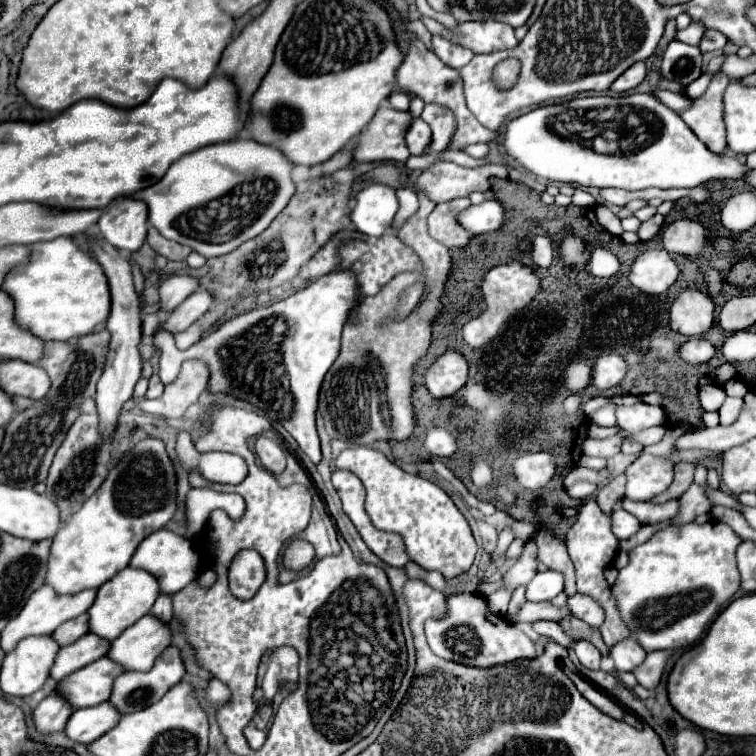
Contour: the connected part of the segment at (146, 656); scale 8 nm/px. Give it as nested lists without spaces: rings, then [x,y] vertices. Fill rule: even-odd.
[[[146,615],[112,641],[108,657],[132,671],[152,669],[156,657],[170,645],[172,627],[154,615]]]

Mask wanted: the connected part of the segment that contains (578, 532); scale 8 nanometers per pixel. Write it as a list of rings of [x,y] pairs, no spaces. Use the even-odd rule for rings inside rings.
[[[590,501],[590,503],[586,503],[586,505],[580,507],[576,523],[566,533],[566,545],[568,545],[570,559],[572,559],[572,563],[576,567],[578,593],[596,599],[600,603],[600,607],[604,609],[604,613],[606,613],[606,619],[604,619],[602,627],[600,627],[600,633],[602,633],[604,643],[610,647],[610,645],[616,645],[618,641],[630,637],[630,631],[626,629],[624,621],[618,615],[614,597],[610,593],[610,585],[604,579],[604,567],[610,565],[614,561],[616,553],[618,553],[618,539],[612,537],[612,531],[610,531],[610,515],[602,513],[596,501]]]

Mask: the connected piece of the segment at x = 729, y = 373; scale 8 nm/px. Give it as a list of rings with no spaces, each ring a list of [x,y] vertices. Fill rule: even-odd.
[[[724,363],[722,367],[718,367],[712,375],[710,375],[716,383],[726,383],[726,381],[730,381],[732,377],[736,377],[736,369],[734,369],[734,365],[730,365],[730,363]]]

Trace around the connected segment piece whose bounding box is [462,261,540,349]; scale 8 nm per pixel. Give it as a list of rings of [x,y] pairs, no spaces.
[[[512,261],[488,271],[482,281],[481,290],[486,302],[486,309],[482,311],[482,315],[478,315],[476,319],[468,321],[468,323],[464,325],[464,331],[462,331],[464,341],[466,341],[472,349],[480,349],[480,347],[488,345],[492,339],[504,335],[508,323],[510,323],[518,313],[522,313],[522,309],[538,295],[538,291],[540,291],[540,281],[538,281],[536,271],[534,271],[532,267],[518,261]]]

